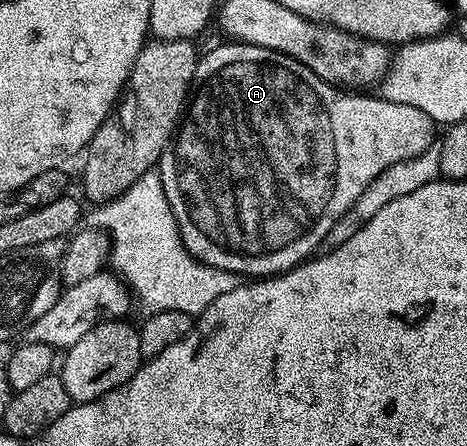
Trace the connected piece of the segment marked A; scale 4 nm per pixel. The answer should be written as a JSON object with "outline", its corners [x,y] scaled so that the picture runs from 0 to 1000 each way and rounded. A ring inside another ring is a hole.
{"outline":[[[495,90],[478,99],[482,103],[458,105],[439,130],[435,123],[422,137],[411,191],[403,197],[394,253],[364,312],[360,334],[343,354],[338,379],[355,448],[364,448],[364,466],[390,529],[390,547],[403,558],[407,574],[445,596],[555,628],[587,614],[610,614],[670,576],[692,554],[694,531],[707,520],[707,511],[715,511],[726,489],[752,469],[777,426],[812,388],[824,386],[827,377],[854,361],[884,359],[936,316],[938,278],[927,265],[912,260],[904,242],[878,242],[878,233],[844,233],[812,215],[794,220],[788,213],[794,209],[788,206],[747,206],[711,193],[698,179],[672,170],[672,161],[664,161],[655,143],[600,121],[593,112]]]}

